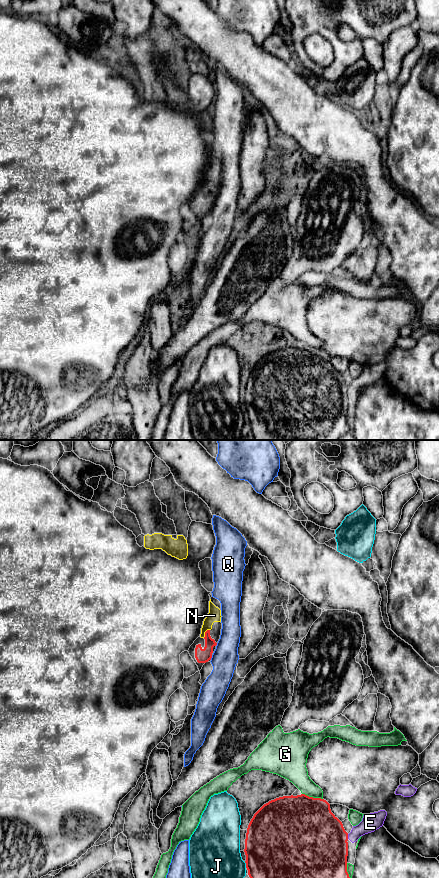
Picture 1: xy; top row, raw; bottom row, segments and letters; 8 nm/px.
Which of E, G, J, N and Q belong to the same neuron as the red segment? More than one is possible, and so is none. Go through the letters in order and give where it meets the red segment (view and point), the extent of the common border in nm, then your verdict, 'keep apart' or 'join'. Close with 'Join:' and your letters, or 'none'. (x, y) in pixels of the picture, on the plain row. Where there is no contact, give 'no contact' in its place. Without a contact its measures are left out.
E: xy (347, 388) | 40 nm | keep apart
G: xy (312, 349) | 180 nm | keep apart
J: xy (246, 416) | 60 nm | keep apart
N: xy (205, 185) | 90 nm | join
Q: xy (211, 209) | 40 nm | keep apart
Join: N

